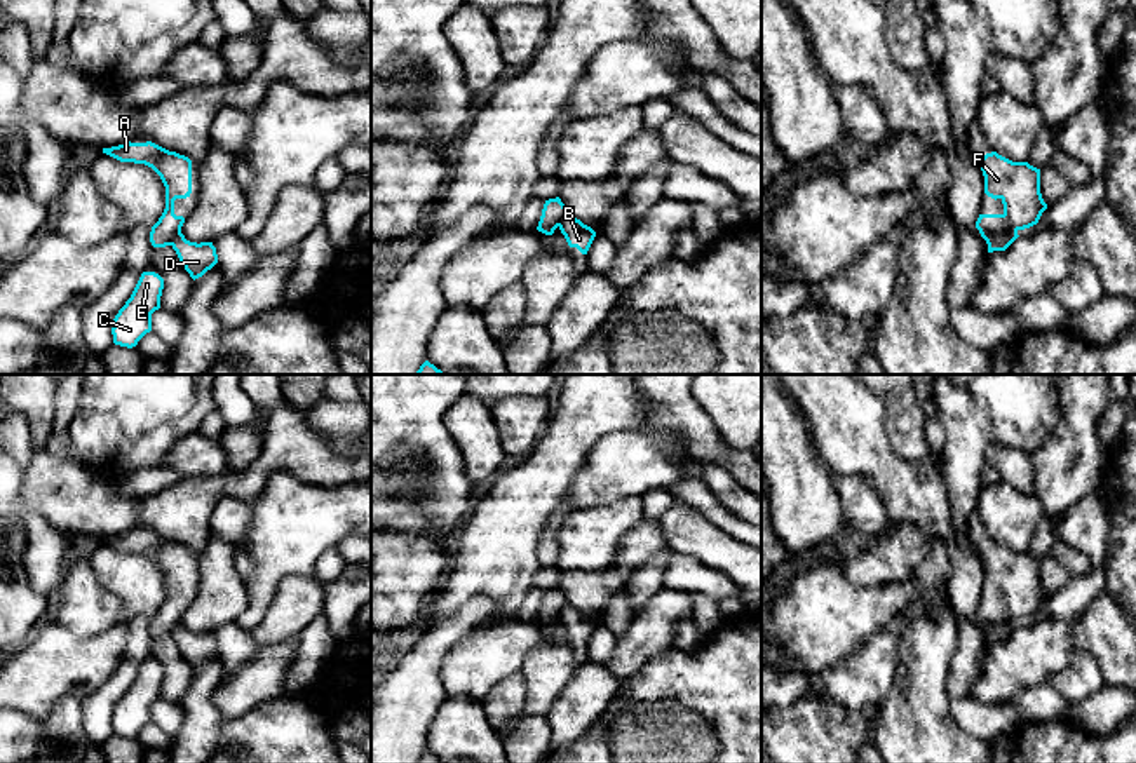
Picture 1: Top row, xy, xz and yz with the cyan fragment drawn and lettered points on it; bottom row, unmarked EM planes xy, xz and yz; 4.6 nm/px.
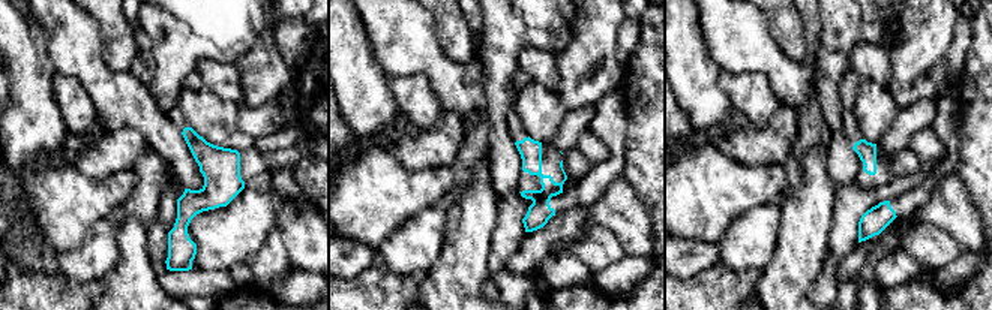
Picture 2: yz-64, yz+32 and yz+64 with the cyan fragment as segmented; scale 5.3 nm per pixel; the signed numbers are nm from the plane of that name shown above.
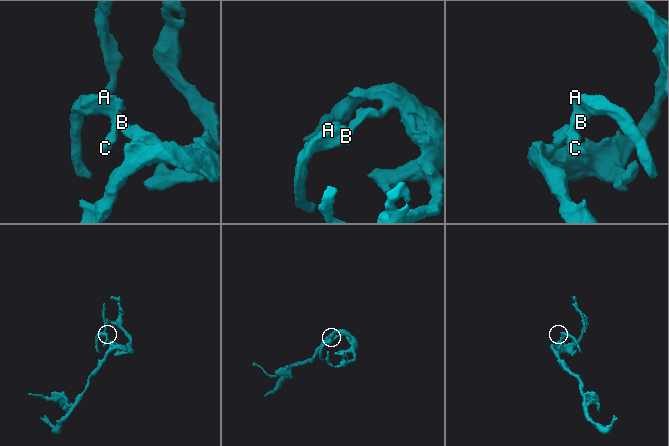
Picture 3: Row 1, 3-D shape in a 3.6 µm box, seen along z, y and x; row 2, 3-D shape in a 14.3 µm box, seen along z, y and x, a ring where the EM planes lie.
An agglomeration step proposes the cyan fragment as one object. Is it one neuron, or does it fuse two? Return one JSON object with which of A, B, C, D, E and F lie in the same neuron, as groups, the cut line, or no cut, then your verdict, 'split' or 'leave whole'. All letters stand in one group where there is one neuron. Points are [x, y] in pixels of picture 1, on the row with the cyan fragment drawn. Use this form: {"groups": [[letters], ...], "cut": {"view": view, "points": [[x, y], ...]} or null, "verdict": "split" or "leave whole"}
{"groups": [["A", "C", "E", "F"], ["B", "D"]], "cut": {"view": "yz", "points": [[1016, 229], [1000, 232], [988, 246]]}, "verdict": "split"}

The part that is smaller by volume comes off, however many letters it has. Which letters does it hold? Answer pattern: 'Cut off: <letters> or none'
Cut off: A, C, E, F

